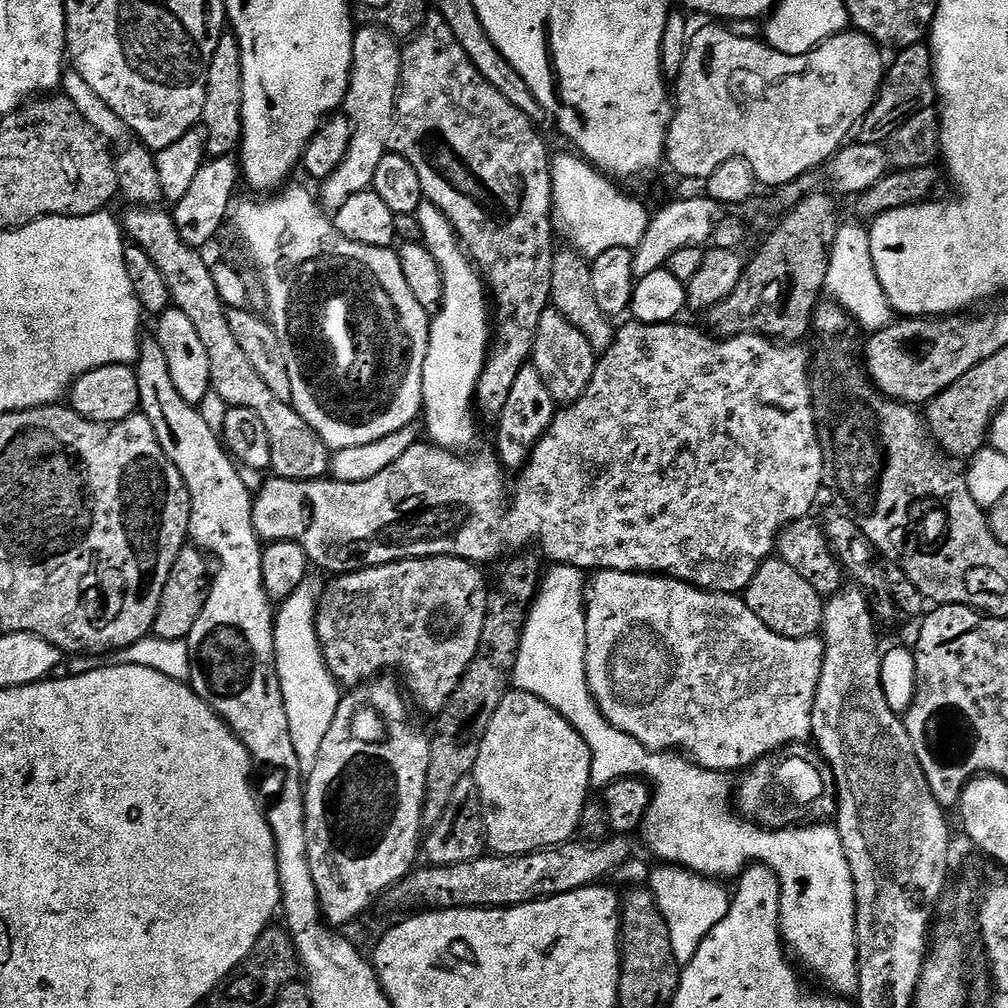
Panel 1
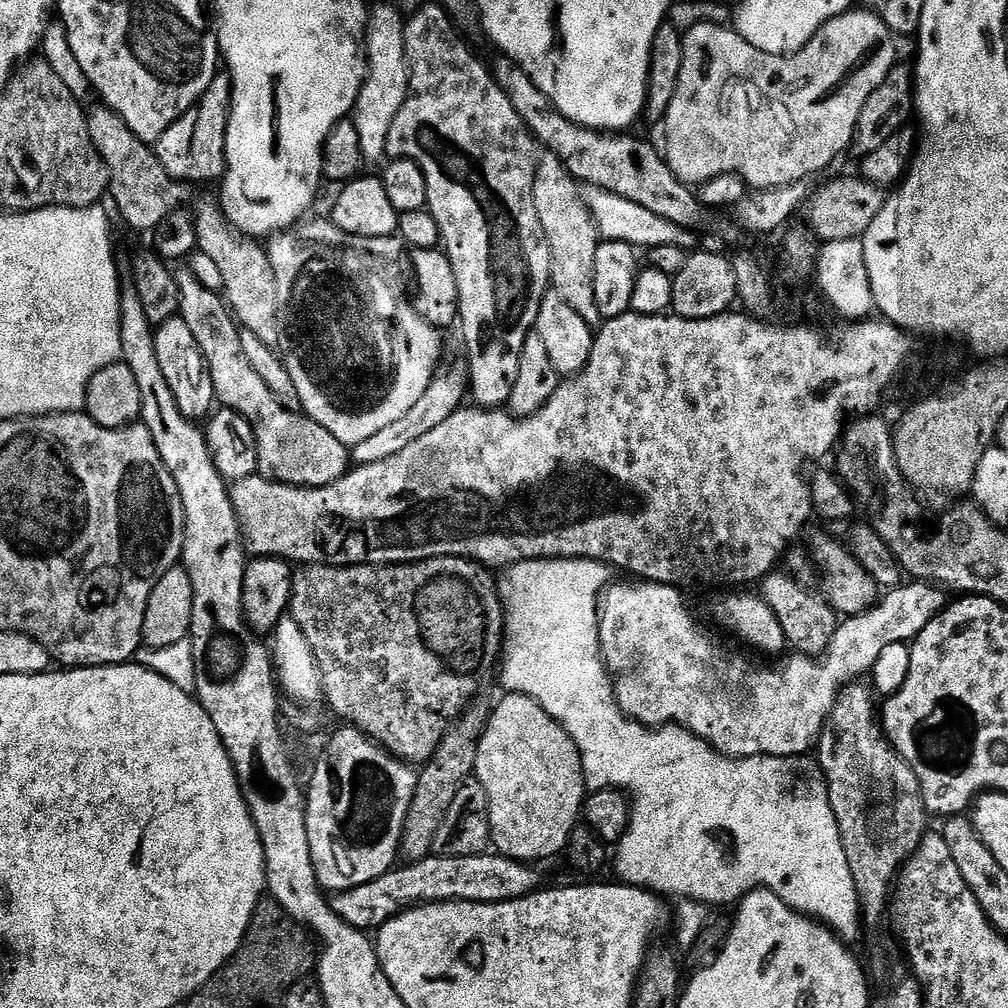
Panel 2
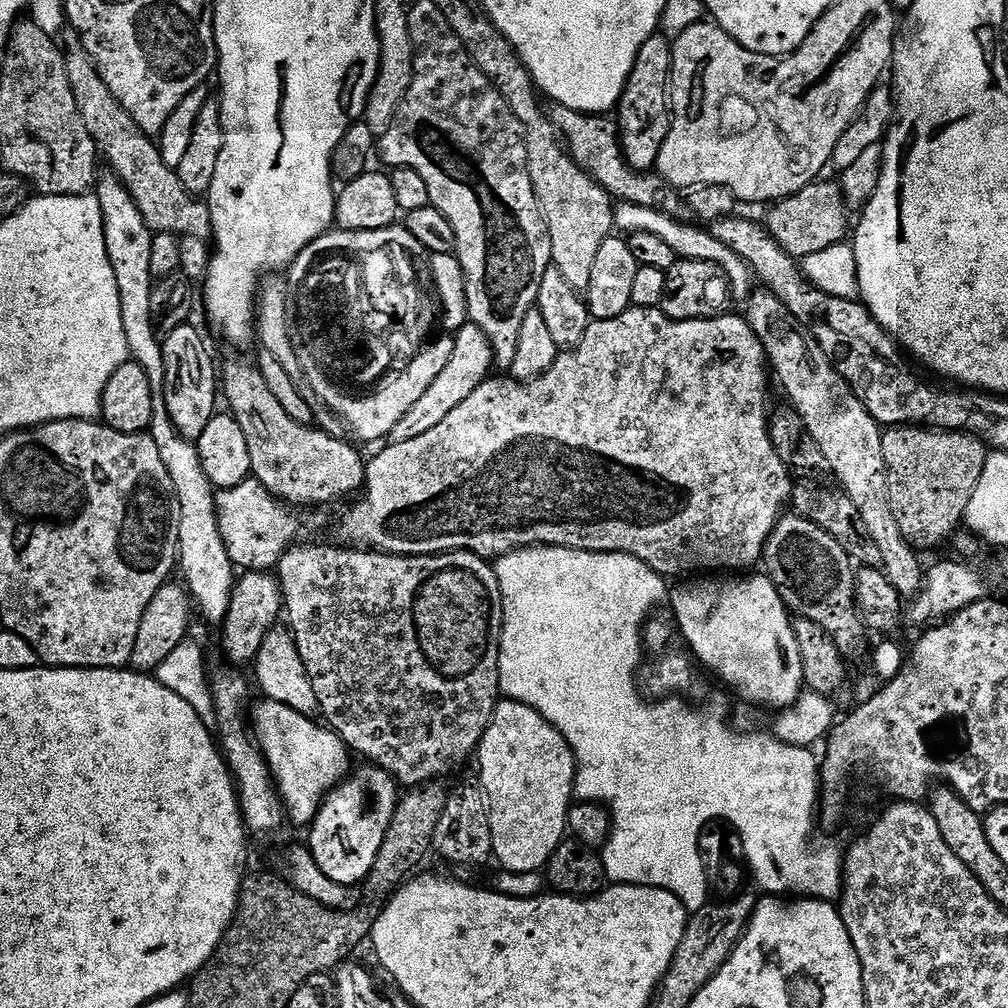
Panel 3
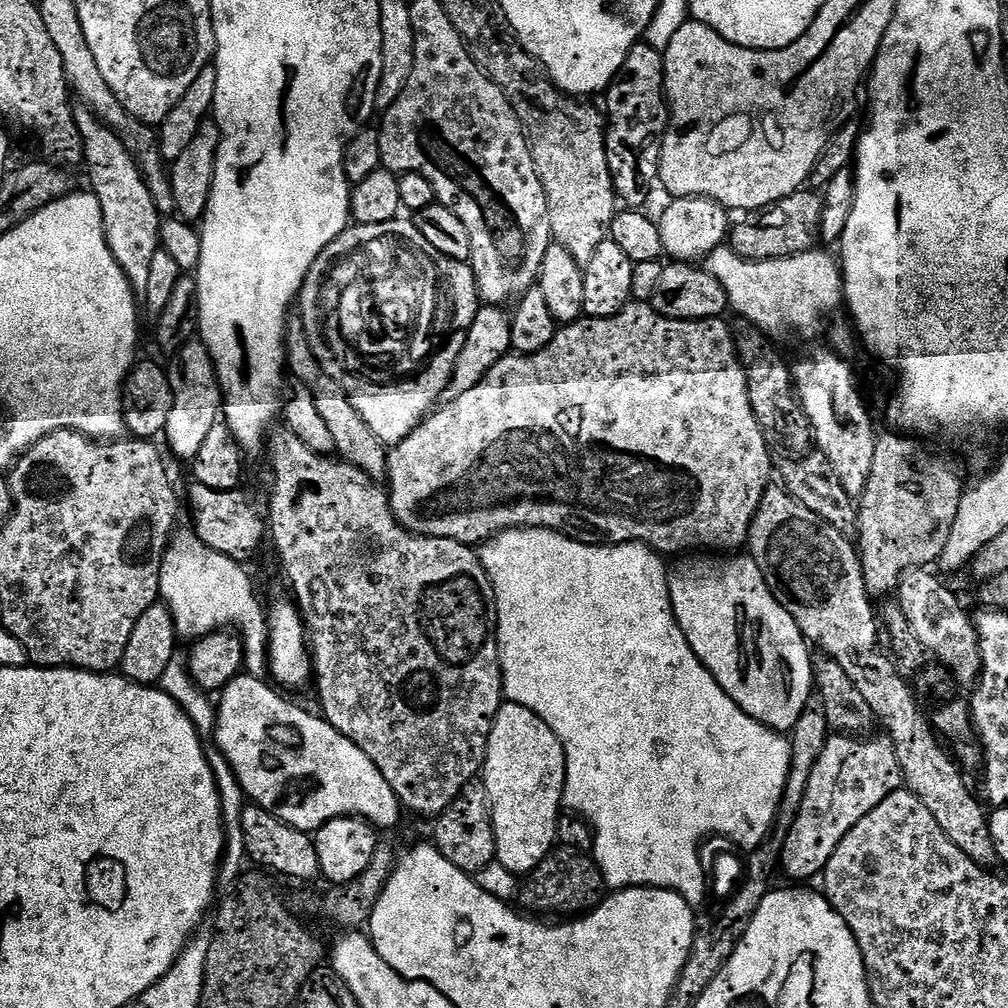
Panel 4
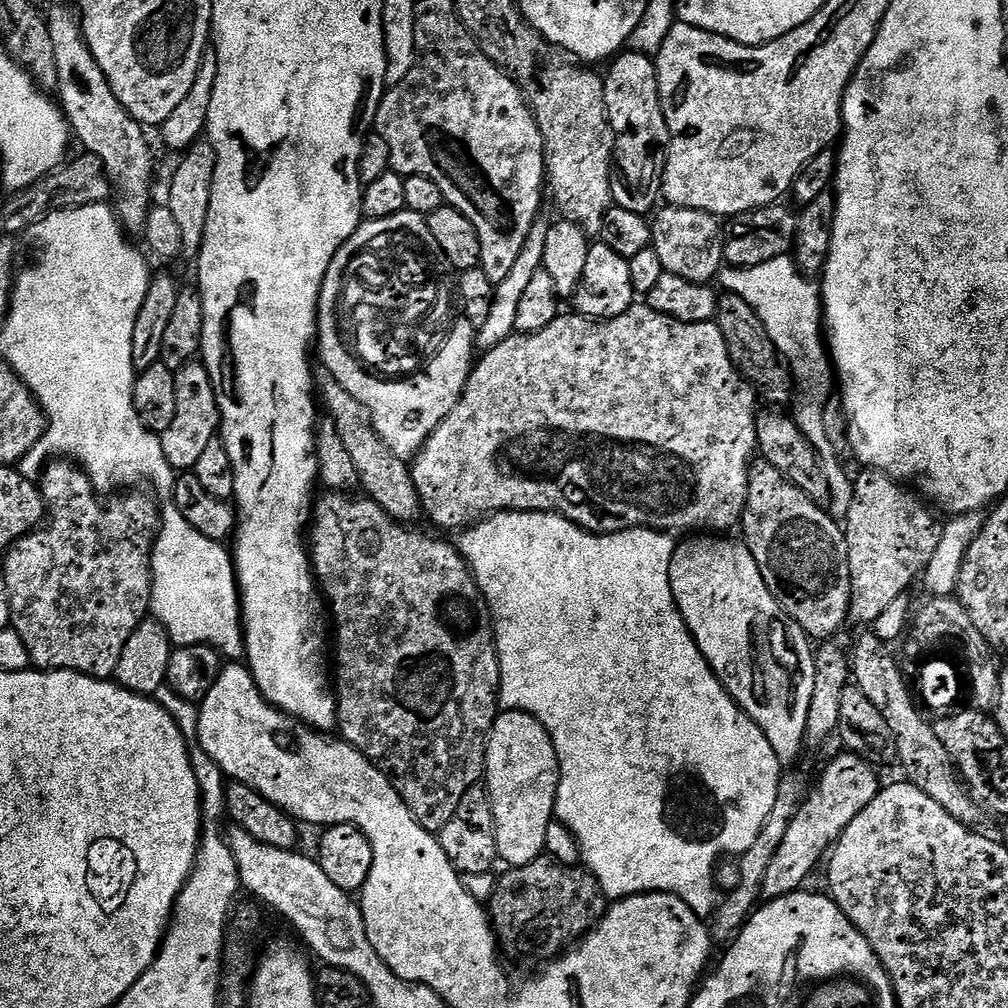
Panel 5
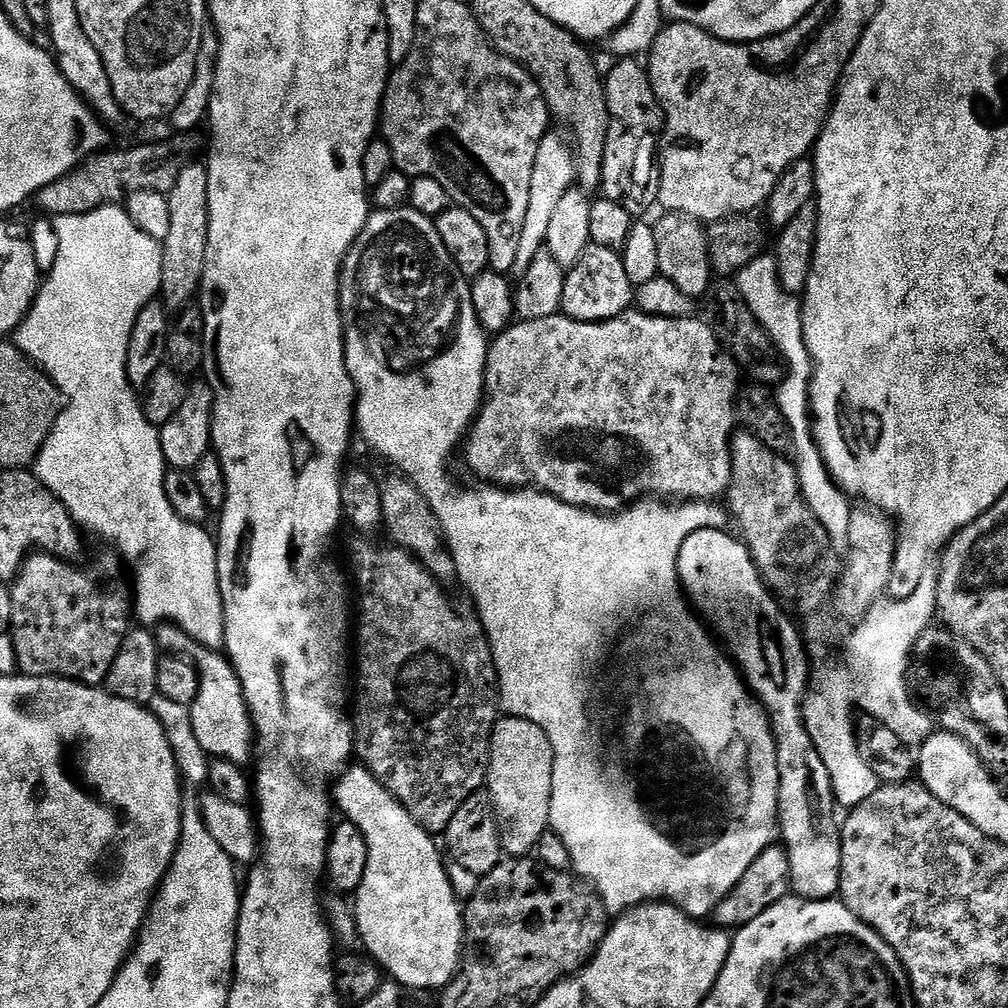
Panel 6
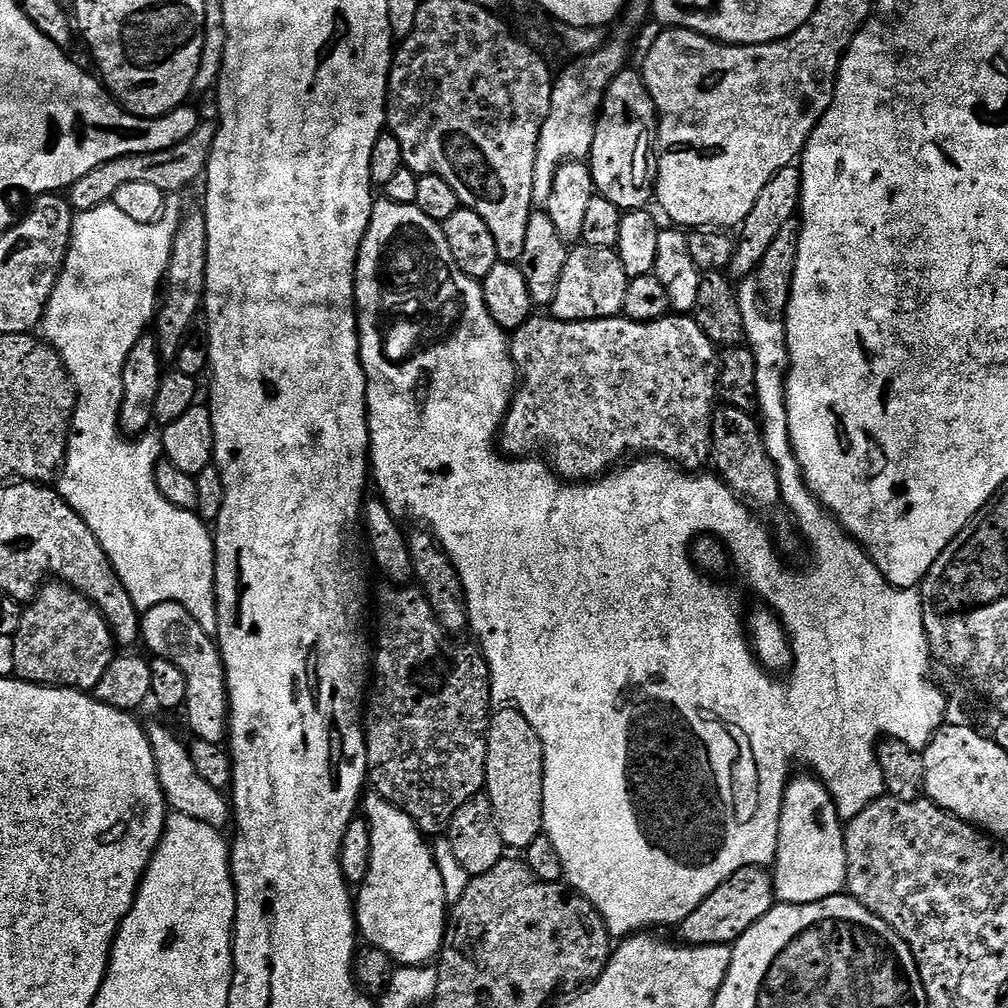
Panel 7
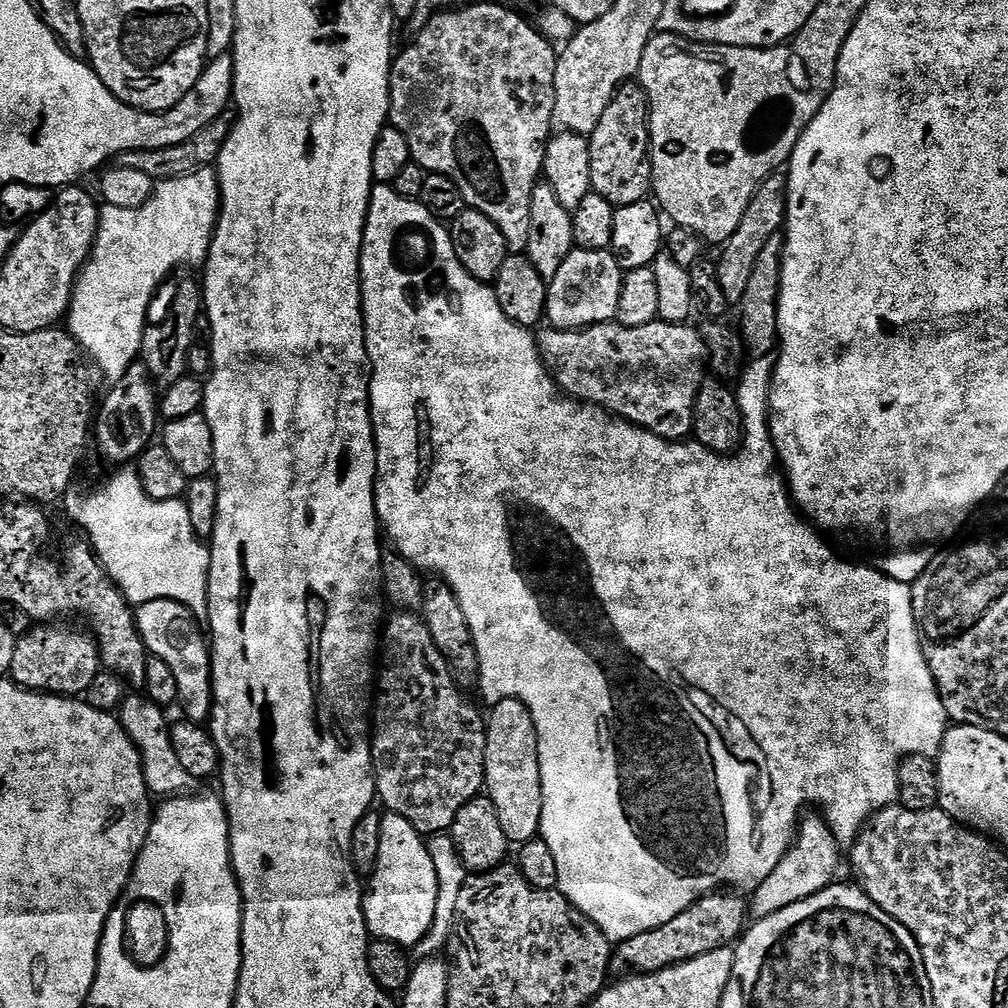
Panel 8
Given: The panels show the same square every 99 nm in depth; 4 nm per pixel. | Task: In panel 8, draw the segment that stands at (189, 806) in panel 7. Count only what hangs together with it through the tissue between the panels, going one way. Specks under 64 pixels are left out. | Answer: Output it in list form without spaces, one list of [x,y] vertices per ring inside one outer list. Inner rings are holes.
[[[147,694],[125,695],[118,709],[120,725],[128,731],[130,742],[134,742],[134,746],[140,751],[146,786],[149,793],[156,798],[186,796],[195,793],[198,788],[198,781],[186,774],[182,762],[178,759],[178,753],[174,750],[168,715],[169,713],[159,708]]]

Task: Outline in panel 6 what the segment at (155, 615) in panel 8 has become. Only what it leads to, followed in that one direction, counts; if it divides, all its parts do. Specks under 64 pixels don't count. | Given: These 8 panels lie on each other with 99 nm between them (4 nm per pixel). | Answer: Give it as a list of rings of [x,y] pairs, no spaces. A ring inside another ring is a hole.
[[[162,623],[154,635],[159,647],[173,656],[187,656],[200,669],[198,698],[191,706],[194,734],[202,750],[217,760],[229,760],[241,766],[247,765],[254,752],[254,729],[252,717],[248,715],[248,704],[238,674],[232,669],[227,655],[205,648],[188,636],[176,623]]]

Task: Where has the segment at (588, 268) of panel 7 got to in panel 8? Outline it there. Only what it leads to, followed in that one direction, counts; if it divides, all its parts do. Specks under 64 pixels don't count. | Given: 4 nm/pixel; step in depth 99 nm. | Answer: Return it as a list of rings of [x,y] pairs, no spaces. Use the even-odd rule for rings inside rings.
[[[573,247],[572,253],[562,262],[558,274],[548,281],[546,320],[553,328],[588,328],[592,324],[615,321],[618,294],[622,294],[625,269],[620,267],[611,251],[586,250]]]

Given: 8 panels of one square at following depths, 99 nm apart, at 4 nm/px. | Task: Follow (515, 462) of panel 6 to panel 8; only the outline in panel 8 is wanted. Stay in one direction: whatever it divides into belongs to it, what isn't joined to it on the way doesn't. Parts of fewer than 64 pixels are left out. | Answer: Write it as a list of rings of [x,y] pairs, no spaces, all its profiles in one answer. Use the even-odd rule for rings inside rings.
[[[615,322],[607,324],[592,324],[588,328],[553,328],[545,327],[544,333],[539,333],[538,347],[540,358],[544,361],[548,371],[552,373],[552,379],[556,381],[556,387],[560,389],[565,397],[587,402],[590,404],[599,404],[606,412],[611,412],[613,416],[618,416],[622,420],[629,420],[631,424],[636,424],[639,428],[644,428],[648,432],[658,434],[667,440],[687,441],[692,436],[692,423],[694,422],[694,408],[698,398],[698,390],[703,386],[706,379],[706,353],[703,340],[699,331],[688,324],[665,324],[657,322],[647,324],[646,326],[634,326],[627,328]]]

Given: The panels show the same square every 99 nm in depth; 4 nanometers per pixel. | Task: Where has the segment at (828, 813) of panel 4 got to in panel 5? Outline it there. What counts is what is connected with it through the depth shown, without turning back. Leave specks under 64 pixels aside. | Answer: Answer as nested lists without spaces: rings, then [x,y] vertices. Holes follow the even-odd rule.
[[[844,750],[841,753],[841,756],[834,757],[825,766],[816,789],[807,793],[799,814],[794,822],[790,822],[790,830],[786,830],[786,838],[782,838],[782,846],[778,846],[778,854],[774,854],[774,859],[766,870],[766,879],[762,881],[760,894],[765,901],[777,900],[792,892],[801,891],[805,887],[804,879],[819,864],[821,867],[826,853],[844,833],[846,826],[850,826],[856,815],[866,810],[866,806],[870,806],[870,802],[874,802],[879,794],[882,781],[876,777],[877,769],[852,752]]]

